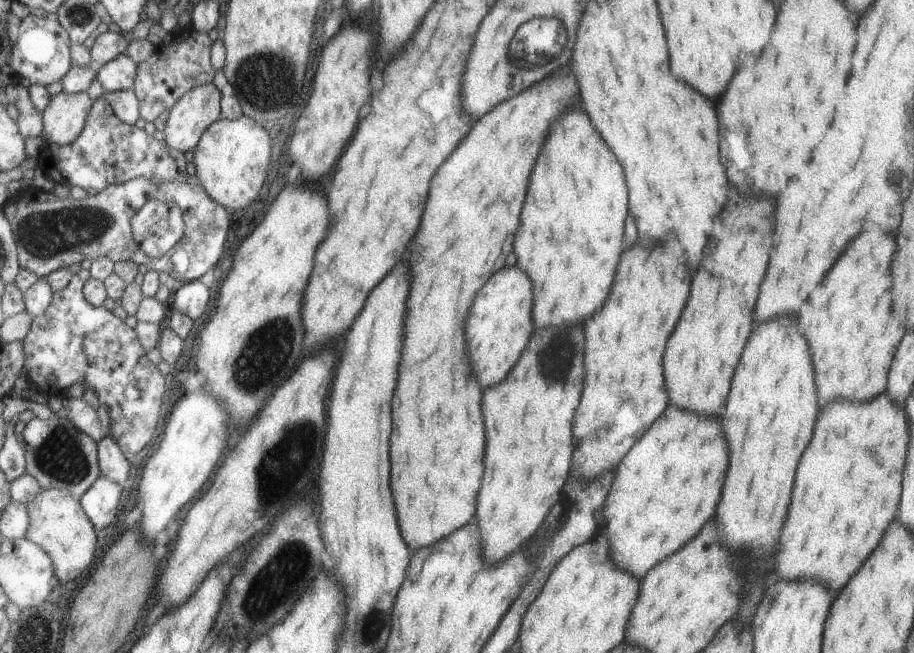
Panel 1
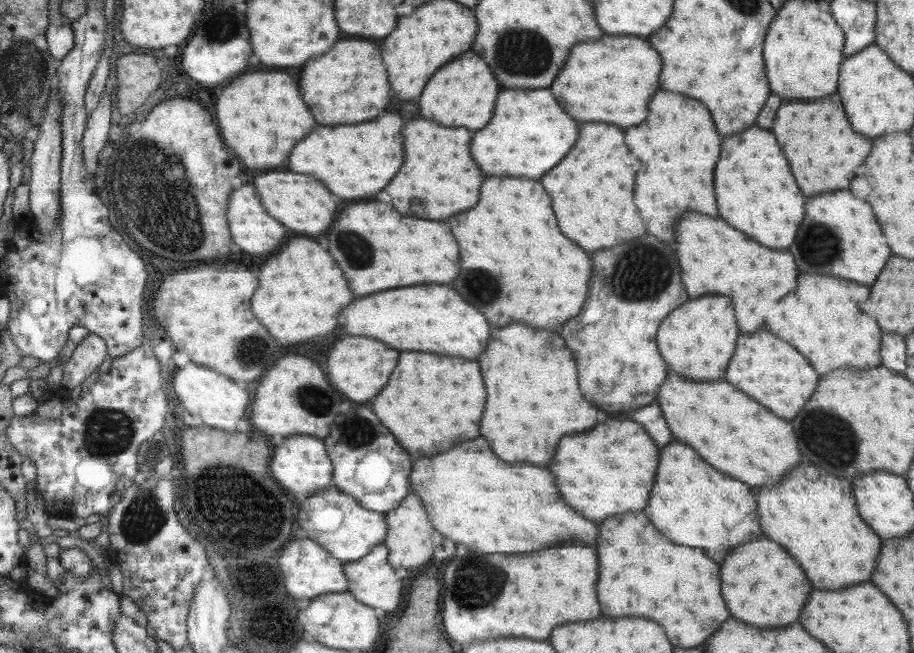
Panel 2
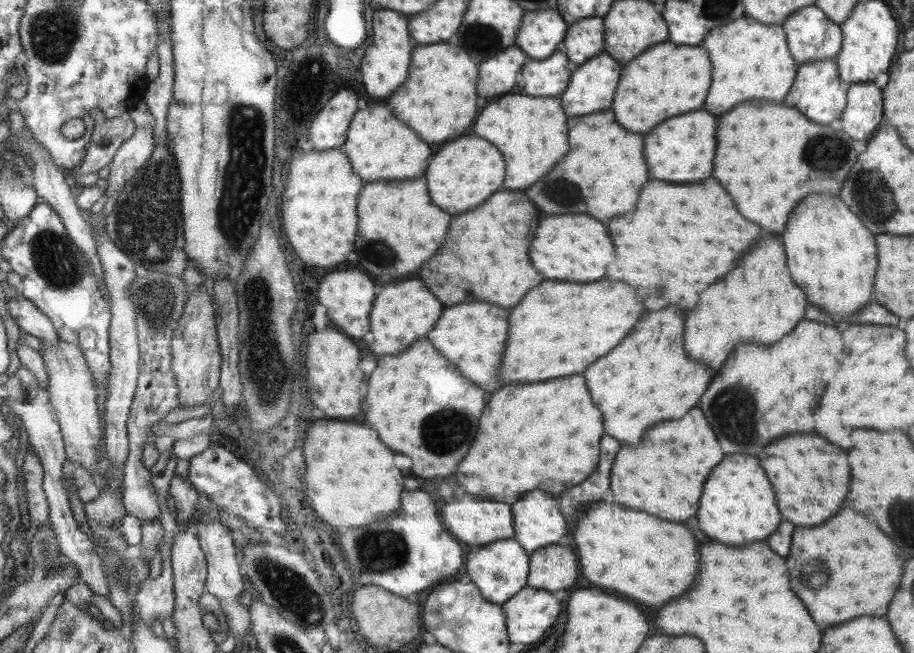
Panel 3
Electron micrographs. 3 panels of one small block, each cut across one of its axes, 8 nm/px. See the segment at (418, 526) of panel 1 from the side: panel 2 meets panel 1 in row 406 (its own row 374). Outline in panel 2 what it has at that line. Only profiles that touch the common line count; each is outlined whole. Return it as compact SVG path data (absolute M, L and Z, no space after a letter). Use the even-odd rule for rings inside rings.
M399 352L399 368L391 374L387 388L375 396L371 408L375 408L375 416L399 436L399 444L403 444L407 452L427 456L479 436L483 404L485 388L477 362L429 352Z

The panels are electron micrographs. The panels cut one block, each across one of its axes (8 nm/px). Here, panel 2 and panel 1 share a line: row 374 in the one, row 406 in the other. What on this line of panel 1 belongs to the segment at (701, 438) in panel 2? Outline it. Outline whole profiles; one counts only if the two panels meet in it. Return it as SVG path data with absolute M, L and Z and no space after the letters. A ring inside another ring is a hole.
M671 406L659 420L655 420L655 424L651 424L647 436L642 435L613 468L614 477L601 506L599 531L606 536L610 559L619 570L641 579L655 563L677 551L691 536L697 534L703 522L713 516L719 502L719 492L727 468L725 462L727 444L721 436L719 416L706 417Z

